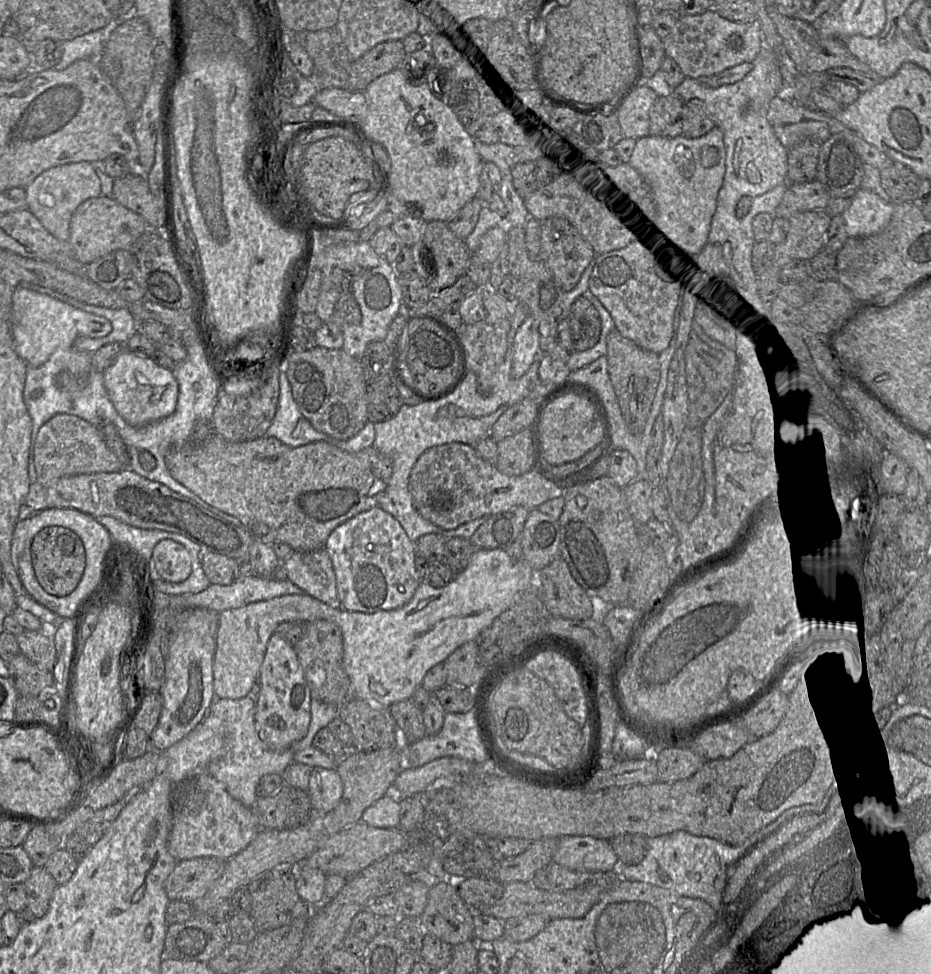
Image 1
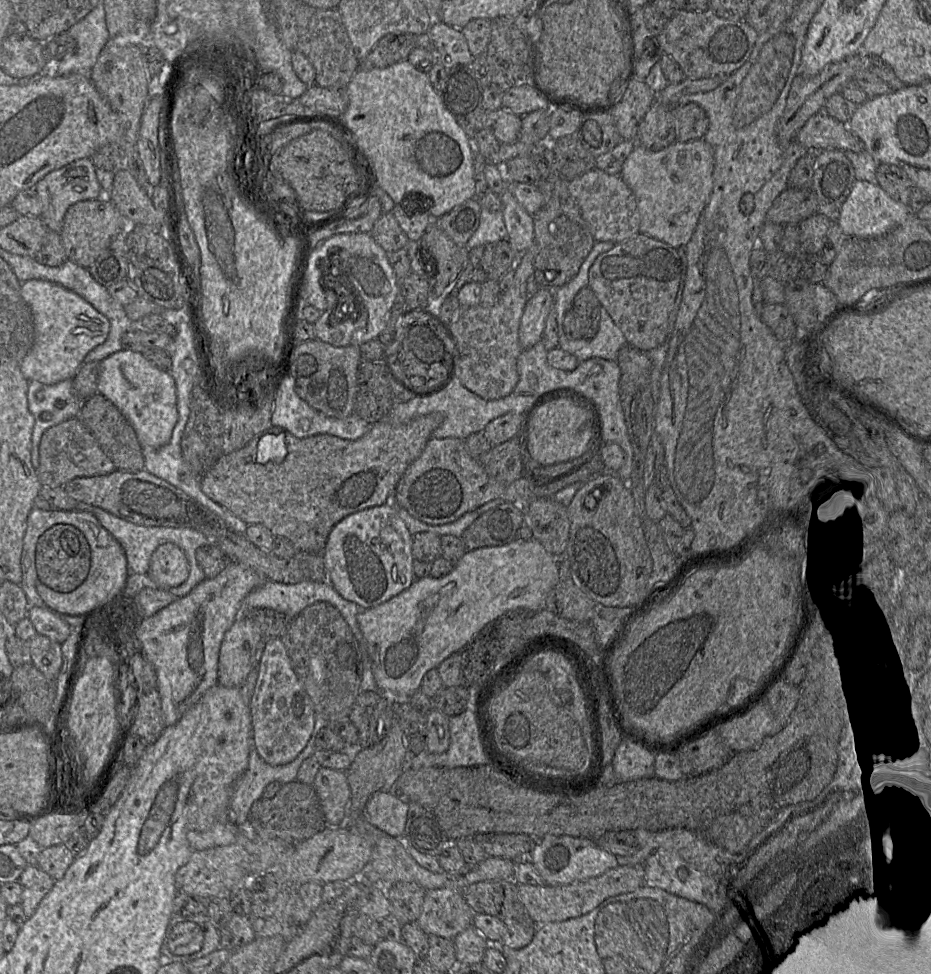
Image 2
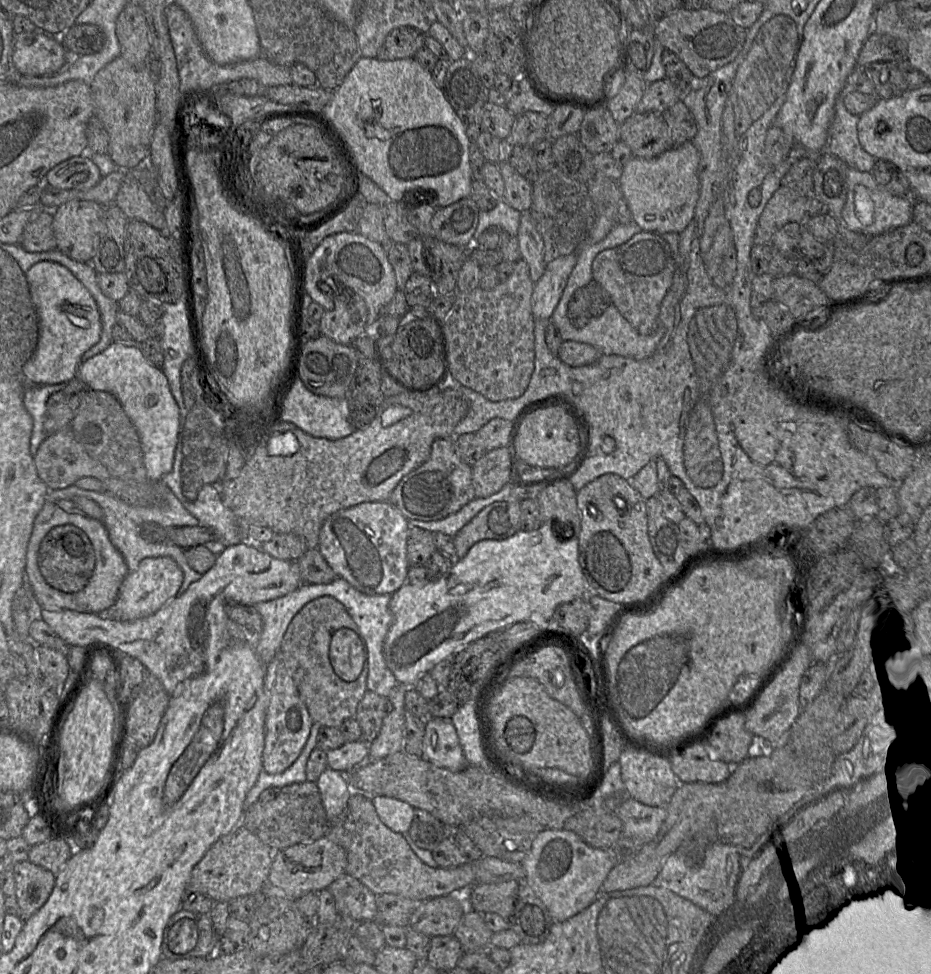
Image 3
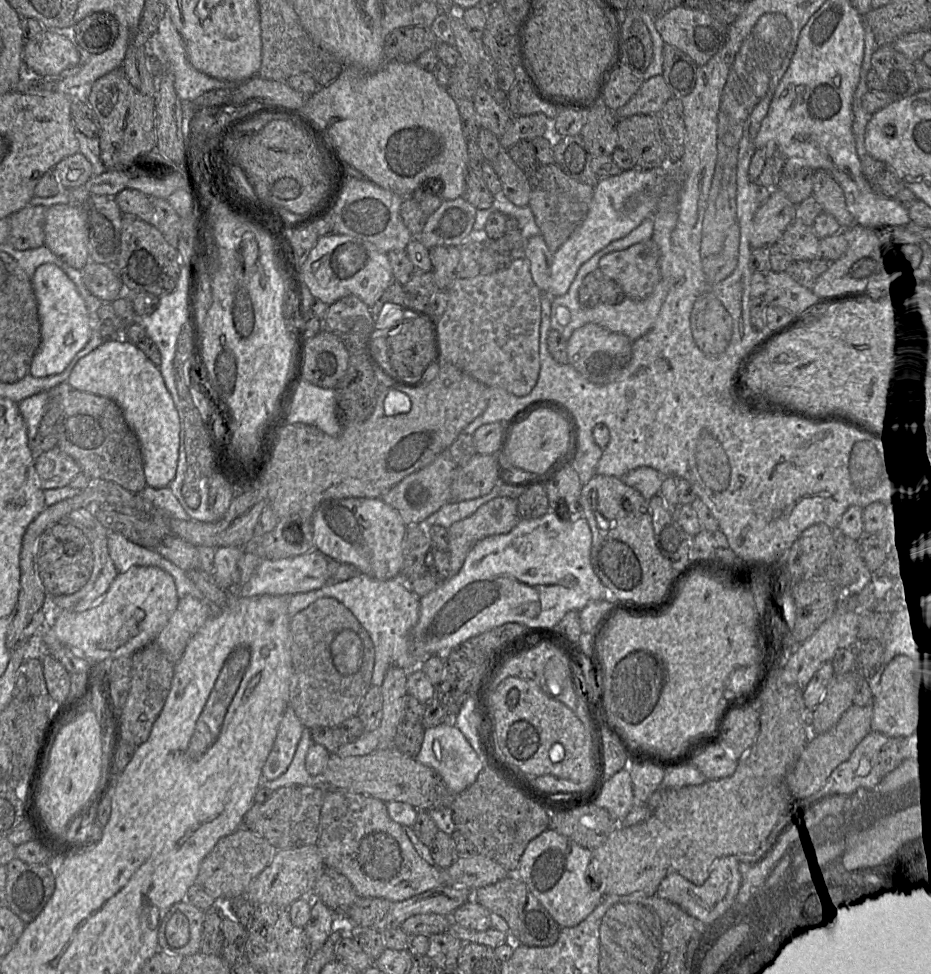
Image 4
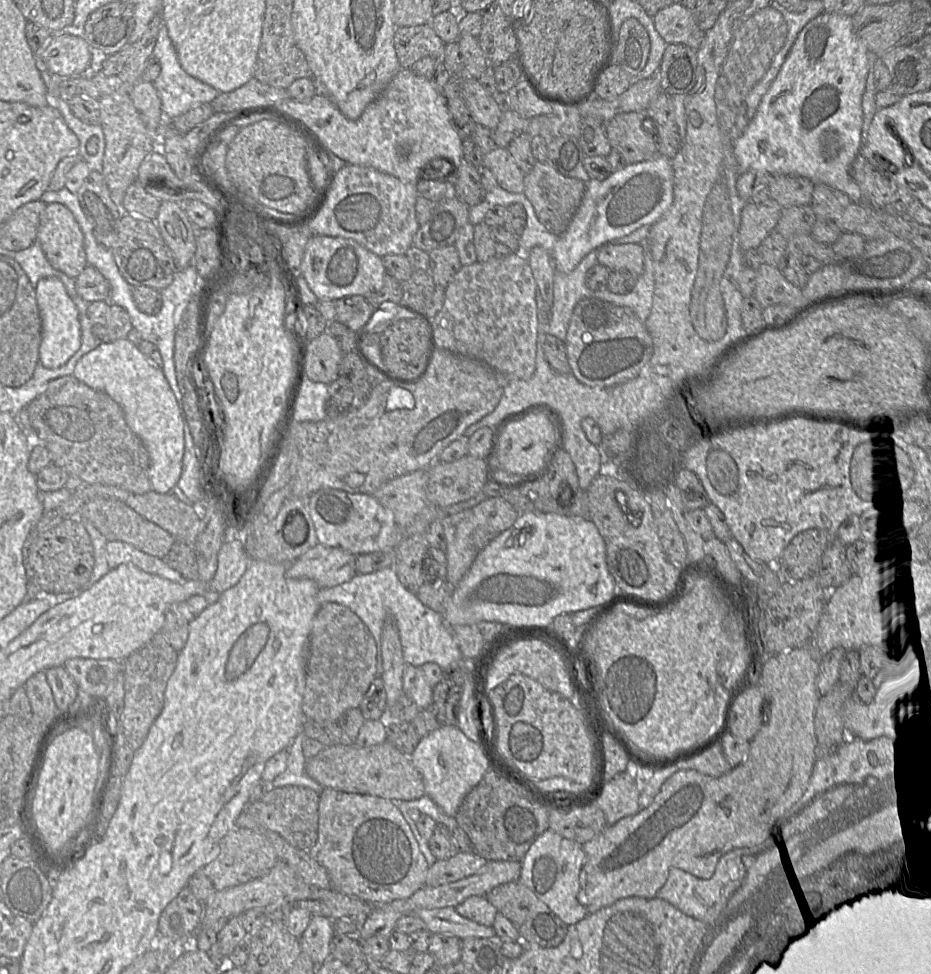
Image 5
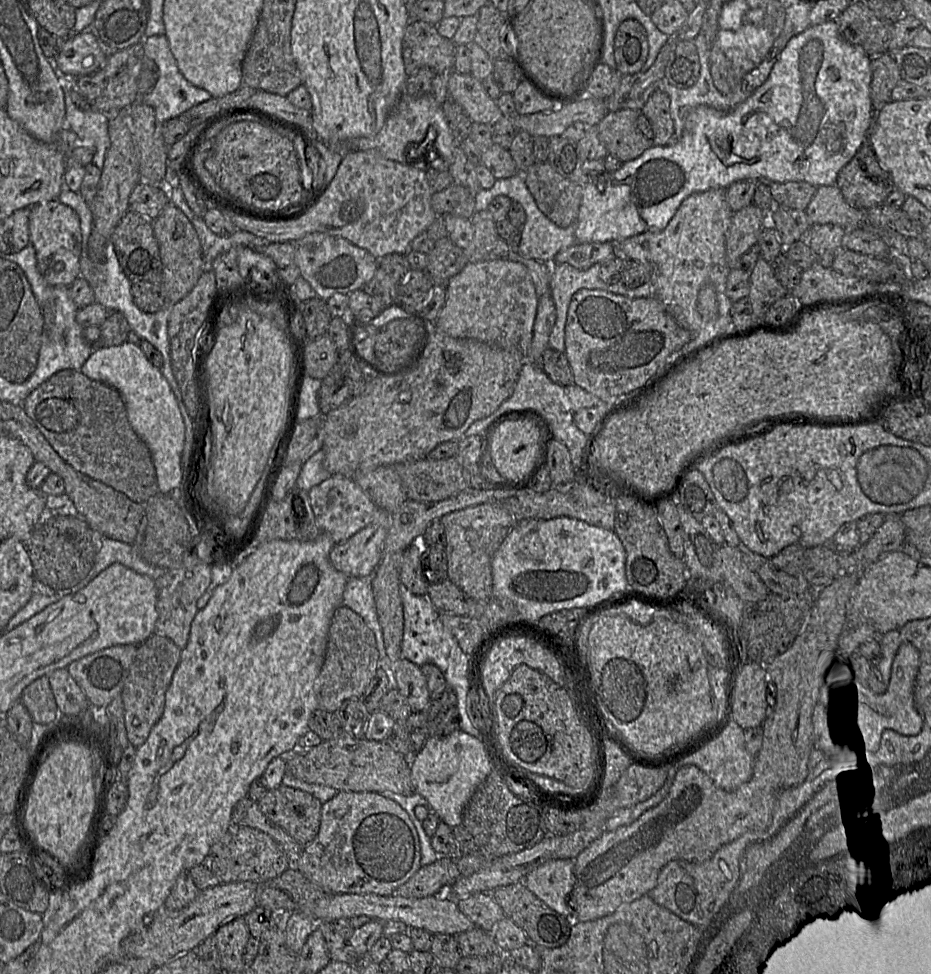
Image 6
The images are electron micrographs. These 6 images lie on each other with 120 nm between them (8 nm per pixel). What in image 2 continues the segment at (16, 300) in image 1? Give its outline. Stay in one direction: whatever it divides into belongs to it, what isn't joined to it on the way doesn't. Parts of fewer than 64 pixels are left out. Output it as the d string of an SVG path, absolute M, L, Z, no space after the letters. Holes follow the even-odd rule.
M47 280L21 283L20 294L32 312L34 324L33 345L20 361L21 372L28 381L46 385L72 379L88 352L107 339L109 320L75 292Z

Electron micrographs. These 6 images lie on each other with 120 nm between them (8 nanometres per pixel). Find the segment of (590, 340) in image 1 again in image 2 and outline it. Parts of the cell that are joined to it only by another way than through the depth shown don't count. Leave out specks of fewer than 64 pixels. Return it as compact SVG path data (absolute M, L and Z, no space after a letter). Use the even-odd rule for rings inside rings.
M586 286L574 297L572 307L581 321L581 338L593 338L599 328L601 303L594 291Z

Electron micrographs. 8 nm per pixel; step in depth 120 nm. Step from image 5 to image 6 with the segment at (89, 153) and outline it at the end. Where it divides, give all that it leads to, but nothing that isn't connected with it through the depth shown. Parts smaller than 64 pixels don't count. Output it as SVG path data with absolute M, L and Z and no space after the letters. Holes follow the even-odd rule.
M62 76L65 102L65 125L63 128L69 128L77 135L75 147L93 148L92 164L101 169L110 146L109 114L95 109L84 111L77 108L70 97L72 79L75 78Z

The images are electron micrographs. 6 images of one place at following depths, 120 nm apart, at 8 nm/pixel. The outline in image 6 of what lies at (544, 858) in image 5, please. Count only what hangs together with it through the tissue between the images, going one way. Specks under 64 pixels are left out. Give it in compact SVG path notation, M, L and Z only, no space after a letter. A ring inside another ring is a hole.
M574 860L546 861L532 870L523 881L548 907L567 918L574 918L574 909L568 902L575 886Z

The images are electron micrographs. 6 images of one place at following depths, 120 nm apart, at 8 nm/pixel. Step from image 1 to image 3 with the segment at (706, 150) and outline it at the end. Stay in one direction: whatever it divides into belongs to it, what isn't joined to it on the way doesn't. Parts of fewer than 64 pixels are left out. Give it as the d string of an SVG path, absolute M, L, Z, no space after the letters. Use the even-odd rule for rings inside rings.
M691 141L673 146L661 155L644 159L633 156L624 166L619 186L628 203L632 220L646 232L662 235L681 233L694 216L700 195L700 154Z

